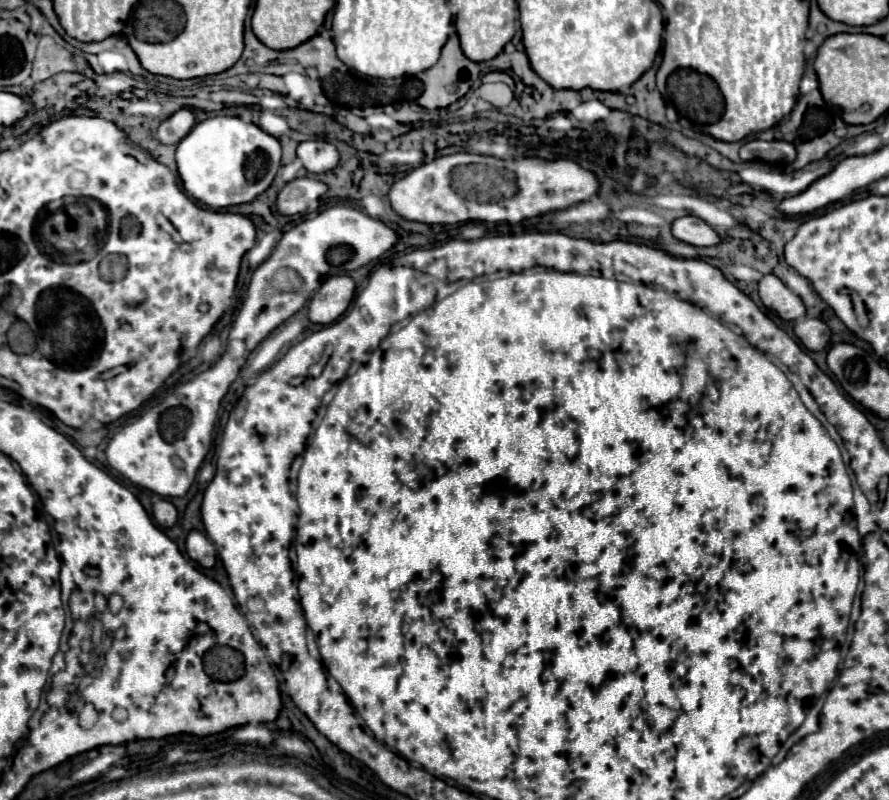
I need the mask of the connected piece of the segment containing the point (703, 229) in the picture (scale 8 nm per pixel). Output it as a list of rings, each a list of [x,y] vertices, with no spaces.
[[[682,216],[672,222],[674,238],[692,246],[714,246],[720,242],[718,234],[698,216]]]

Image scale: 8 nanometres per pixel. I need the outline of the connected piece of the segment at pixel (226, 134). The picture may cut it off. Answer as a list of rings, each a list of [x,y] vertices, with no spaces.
[[[214,116],[196,124],[176,148],[176,166],[184,190],[208,210],[252,202],[274,180],[280,166],[280,144],[252,122],[236,116]]]

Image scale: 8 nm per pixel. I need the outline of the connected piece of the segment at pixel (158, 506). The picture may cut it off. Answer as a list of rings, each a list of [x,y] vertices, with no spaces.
[[[156,500],[154,506],[152,506],[152,516],[154,516],[154,520],[162,528],[170,528],[170,526],[176,524],[178,512],[176,512],[176,508],[174,508],[172,502],[168,502],[168,500]]]

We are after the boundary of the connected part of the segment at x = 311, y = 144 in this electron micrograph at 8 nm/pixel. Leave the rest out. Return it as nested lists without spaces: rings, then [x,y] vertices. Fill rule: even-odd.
[[[306,140],[306,142],[298,144],[296,156],[308,172],[324,174],[324,172],[336,168],[340,154],[338,154],[336,146],[326,140]]]

